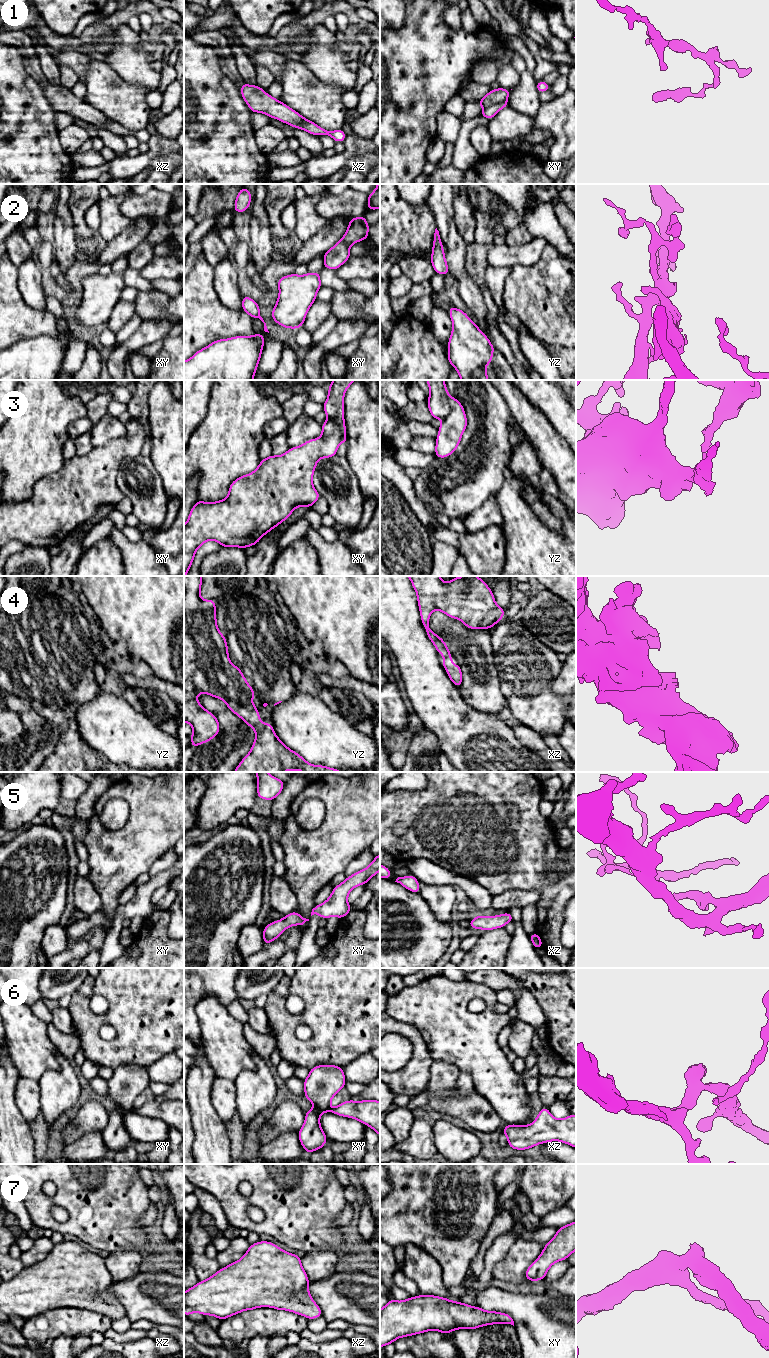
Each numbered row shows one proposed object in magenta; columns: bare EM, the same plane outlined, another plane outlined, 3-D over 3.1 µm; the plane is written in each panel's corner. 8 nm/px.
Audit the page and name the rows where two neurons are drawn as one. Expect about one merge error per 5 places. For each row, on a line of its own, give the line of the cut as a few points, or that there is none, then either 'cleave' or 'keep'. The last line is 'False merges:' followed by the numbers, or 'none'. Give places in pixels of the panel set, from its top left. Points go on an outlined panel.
1: cut xy (505, 100), (493, 103), (484, 109); cleave
2: cut none; keep
3: cut xy (328, 416), (340, 429), (341, 441); cleave
4: cut none; keep
5: cut none; keep
6: cut none; keep
7: cut none; keep
False merges: 1, 3

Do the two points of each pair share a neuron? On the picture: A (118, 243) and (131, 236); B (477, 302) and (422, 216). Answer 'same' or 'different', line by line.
A: same
B: different

